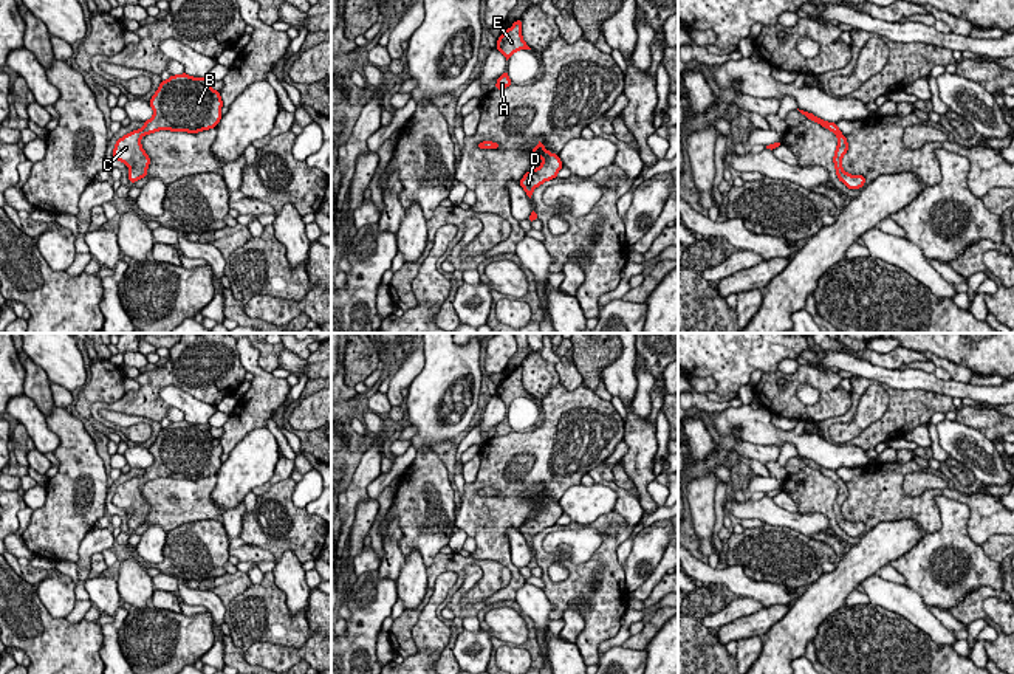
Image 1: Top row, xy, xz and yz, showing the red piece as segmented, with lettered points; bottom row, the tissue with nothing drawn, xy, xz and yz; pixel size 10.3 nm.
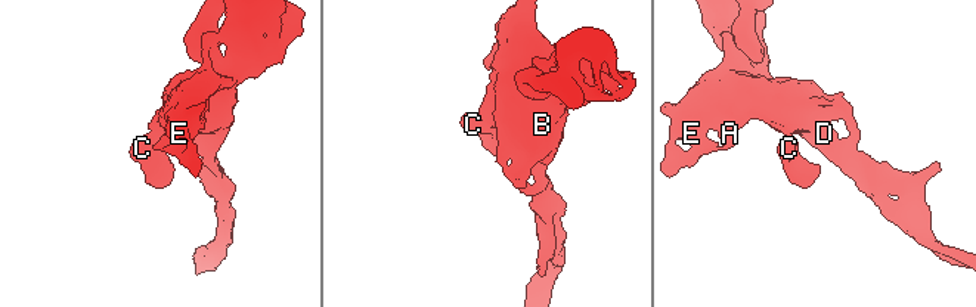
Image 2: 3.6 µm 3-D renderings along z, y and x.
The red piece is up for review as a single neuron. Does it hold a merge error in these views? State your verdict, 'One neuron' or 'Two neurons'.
One neuron

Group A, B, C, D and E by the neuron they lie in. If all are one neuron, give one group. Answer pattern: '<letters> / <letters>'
A B C D E

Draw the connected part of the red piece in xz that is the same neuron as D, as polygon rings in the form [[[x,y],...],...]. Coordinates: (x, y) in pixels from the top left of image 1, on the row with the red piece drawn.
[[[540,141],[534,149],[531,149],[531,152],[537,158],[542,158],[543,163],[537,169],[526,172],[519,183],[529,198],[537,186],[548,180],[556,178],[557,172],[564,167],[559,155],[548,152]]]

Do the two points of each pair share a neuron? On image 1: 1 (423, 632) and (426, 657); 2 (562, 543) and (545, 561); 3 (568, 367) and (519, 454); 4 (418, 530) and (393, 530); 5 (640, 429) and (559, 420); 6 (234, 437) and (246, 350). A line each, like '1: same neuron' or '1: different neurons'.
1: same neuron
2: different neurons
3: different neurons
4: different neurons
5: different neurons
6: same neuron

